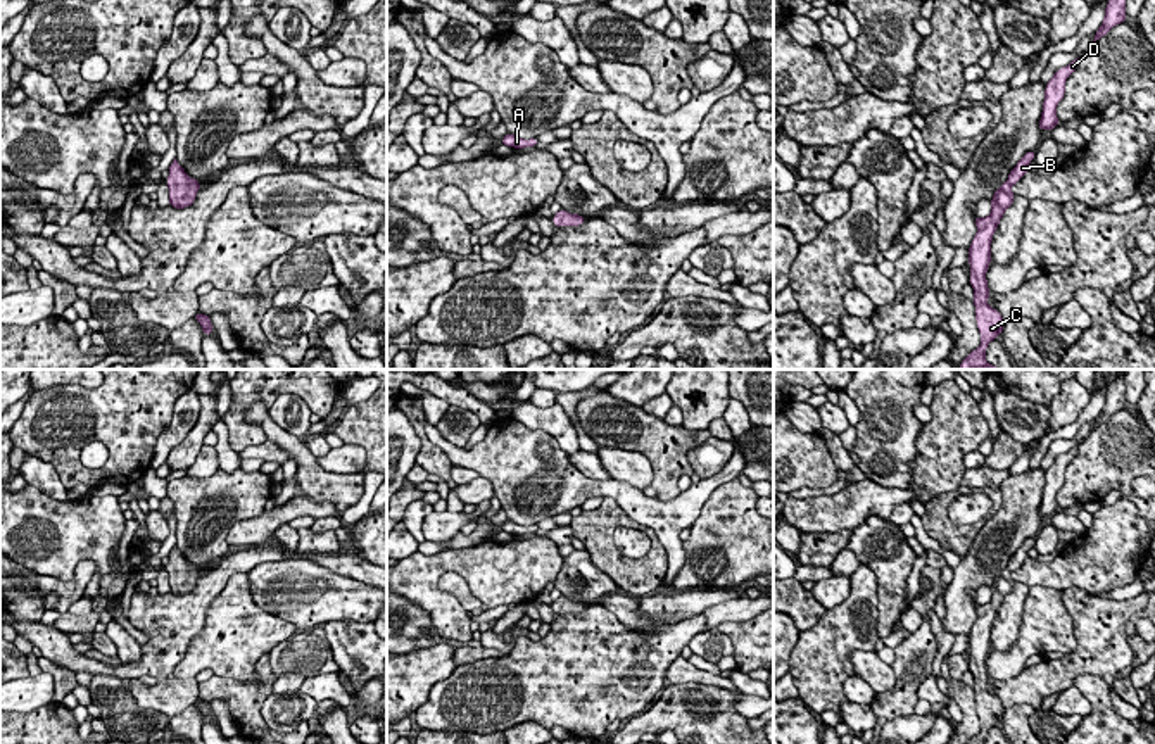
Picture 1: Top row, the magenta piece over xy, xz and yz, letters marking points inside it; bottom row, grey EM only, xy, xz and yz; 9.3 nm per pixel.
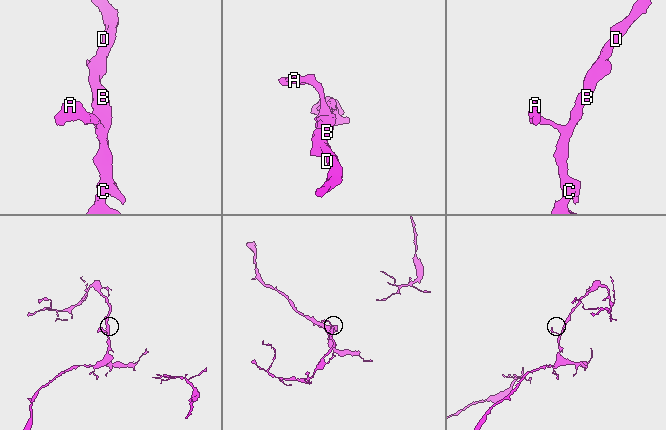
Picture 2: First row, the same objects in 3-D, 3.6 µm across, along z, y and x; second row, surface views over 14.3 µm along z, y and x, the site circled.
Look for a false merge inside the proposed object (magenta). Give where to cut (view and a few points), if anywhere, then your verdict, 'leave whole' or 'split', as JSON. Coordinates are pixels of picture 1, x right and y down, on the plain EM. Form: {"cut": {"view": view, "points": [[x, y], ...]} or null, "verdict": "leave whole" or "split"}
{"cut": null, "verdict": "leave whole"}

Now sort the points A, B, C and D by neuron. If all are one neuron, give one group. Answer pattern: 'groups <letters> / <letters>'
groups A B C D

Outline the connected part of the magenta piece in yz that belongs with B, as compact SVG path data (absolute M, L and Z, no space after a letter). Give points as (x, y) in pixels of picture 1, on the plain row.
M1029 537L1010 558L1008 566L994 578L991 587L991 601L988 604L974 604L977 620L969 635L970 666L974 675L975 708L981 720L981 732L969 739L967 744L984 744L991 727L1003 720L1005 708L998 696L988 690L991 682L988 675L986 659L991 649L991 628L1000 606L1013 590L1012 573L1029 558L1029 549L1034 547L1036 537Z

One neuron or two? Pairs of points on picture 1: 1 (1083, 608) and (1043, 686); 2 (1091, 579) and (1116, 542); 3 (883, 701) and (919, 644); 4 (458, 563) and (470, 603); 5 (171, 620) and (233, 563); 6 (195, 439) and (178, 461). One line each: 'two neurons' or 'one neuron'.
1: one neuron
2: one neuron
3: one neuron
4: two neurons
5: one neuron
6: one neuron

